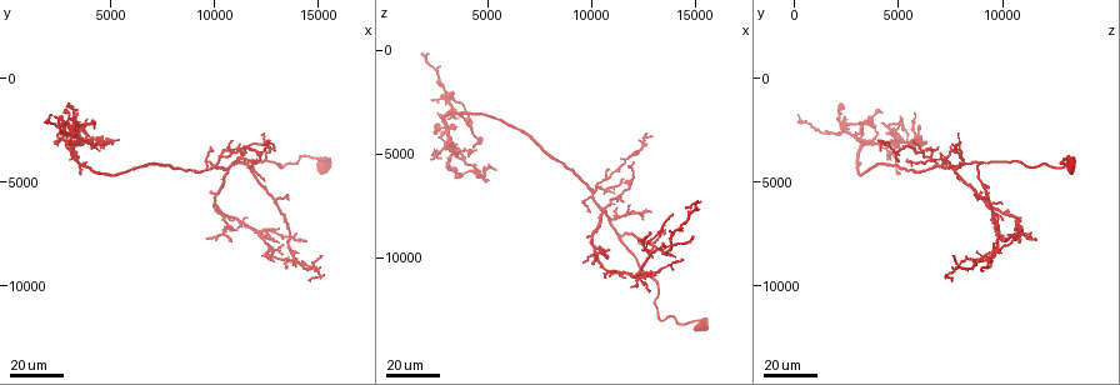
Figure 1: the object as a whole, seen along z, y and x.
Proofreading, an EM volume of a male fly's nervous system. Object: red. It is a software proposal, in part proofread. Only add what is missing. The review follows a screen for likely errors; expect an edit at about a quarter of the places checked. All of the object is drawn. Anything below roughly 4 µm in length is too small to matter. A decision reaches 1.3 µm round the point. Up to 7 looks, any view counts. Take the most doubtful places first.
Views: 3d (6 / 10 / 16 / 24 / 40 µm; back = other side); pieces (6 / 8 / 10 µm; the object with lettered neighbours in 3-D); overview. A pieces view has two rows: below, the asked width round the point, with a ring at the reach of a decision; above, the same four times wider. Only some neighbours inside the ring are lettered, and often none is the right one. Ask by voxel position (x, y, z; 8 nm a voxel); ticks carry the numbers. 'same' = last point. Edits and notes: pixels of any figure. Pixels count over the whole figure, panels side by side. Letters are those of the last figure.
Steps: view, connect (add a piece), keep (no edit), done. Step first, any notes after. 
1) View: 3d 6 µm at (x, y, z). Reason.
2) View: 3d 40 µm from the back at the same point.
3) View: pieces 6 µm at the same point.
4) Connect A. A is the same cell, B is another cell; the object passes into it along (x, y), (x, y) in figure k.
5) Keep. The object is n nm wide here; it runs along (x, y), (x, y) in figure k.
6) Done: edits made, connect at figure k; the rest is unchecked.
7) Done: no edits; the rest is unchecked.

View: 3d 24 µm at (9900, 5600, 9100). Branch stops here.

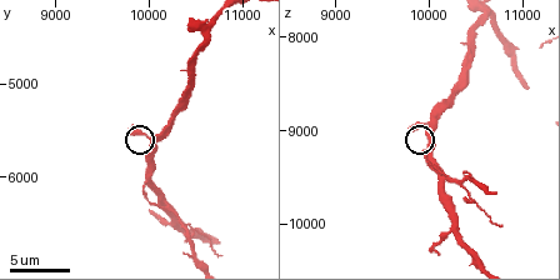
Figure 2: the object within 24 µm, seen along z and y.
View: pieces 10 µm at (9800, 5500, 8950).

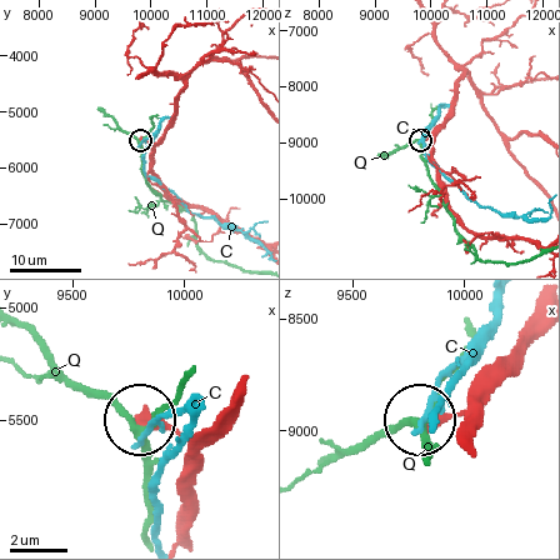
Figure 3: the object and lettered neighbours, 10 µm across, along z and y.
Keep. The object is 450 nm wide here; C and Q are other cells; it runs along (236, 406), (198, 438), (139, 423) in figure 3; no lettered piece goes on from it.

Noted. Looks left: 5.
View: 3d 40 µm at (10800, 7300, 9500). Free end.

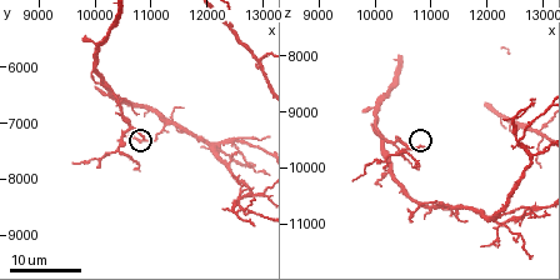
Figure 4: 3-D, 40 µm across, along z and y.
View: pieces 8 µm at (10850, 7300, 9600). See the neighbours.

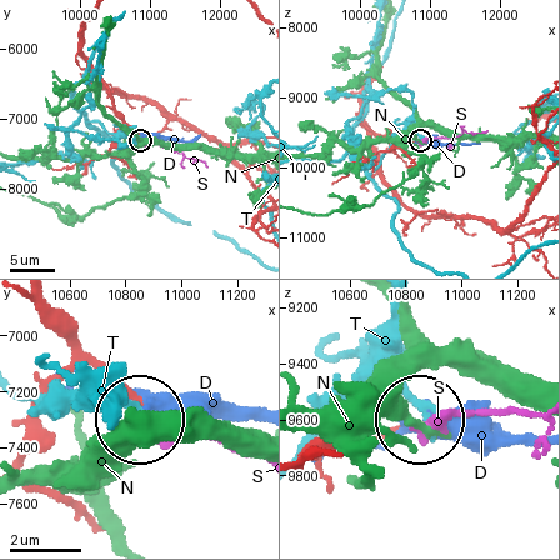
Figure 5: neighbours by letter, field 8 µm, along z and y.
Connect S. S is the same cell, D, N and T are other cells; it goes on there.

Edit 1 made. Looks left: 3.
View: 3d 24 µm at (12800, 8800, 8900). Thin end.

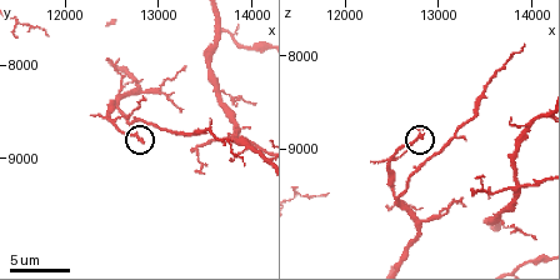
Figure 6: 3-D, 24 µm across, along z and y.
View: pieces 8 µm at (12800, 8850, 8850).

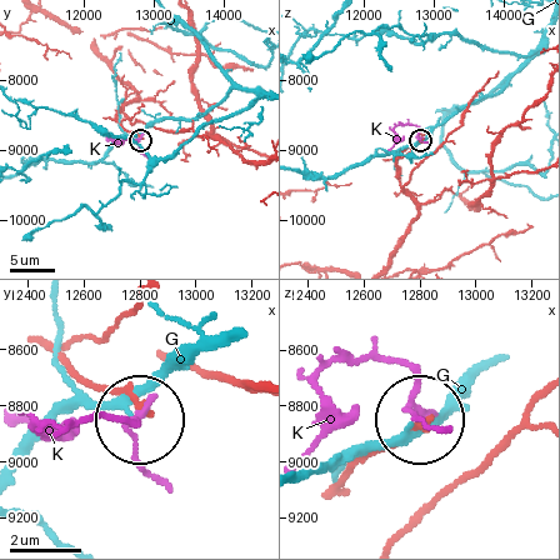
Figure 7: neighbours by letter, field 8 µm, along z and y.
Keep. The object is 180 nm wide here; G and K are other cells; it runs along (65, 360), (143, 411) in figure 7; no lettered piece goes on from it.

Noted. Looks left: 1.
Done: edits made, connect at figure 5; the rest is unchecked.

